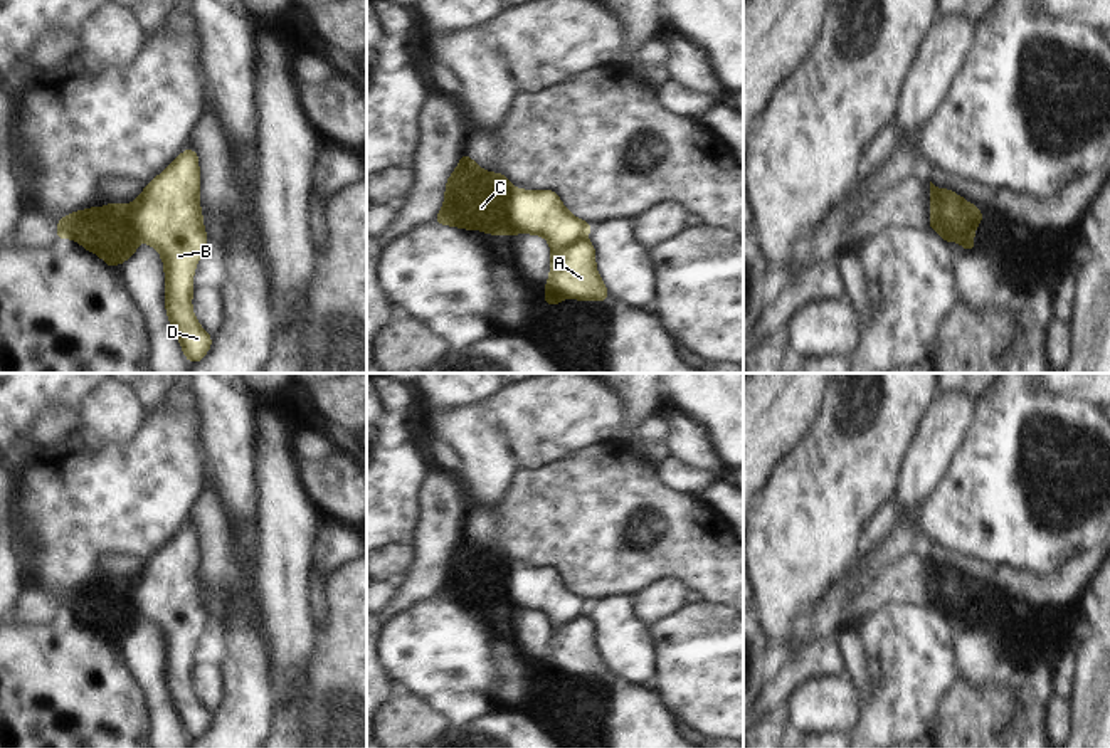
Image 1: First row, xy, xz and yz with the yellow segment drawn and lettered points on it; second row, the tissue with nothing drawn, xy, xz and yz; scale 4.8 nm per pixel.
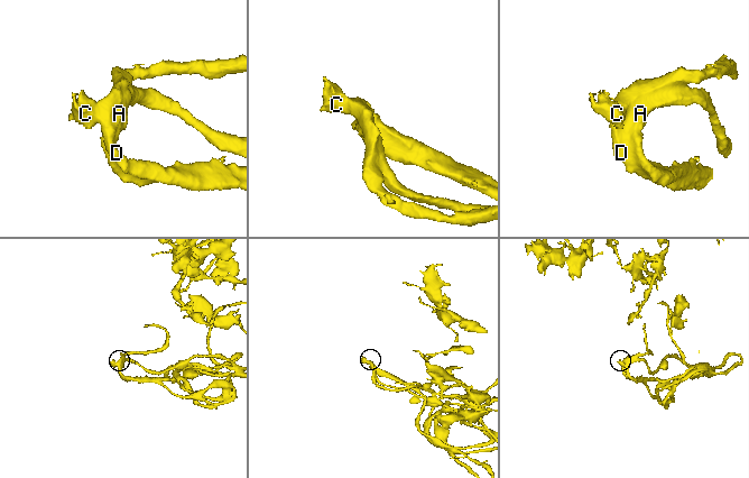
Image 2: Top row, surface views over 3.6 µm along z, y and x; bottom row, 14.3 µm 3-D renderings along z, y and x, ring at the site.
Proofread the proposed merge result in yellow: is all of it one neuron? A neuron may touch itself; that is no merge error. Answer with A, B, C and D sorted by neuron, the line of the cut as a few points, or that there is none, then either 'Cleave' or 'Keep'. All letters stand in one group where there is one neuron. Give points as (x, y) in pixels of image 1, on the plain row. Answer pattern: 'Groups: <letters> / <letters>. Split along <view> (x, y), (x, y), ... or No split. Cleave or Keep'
Groups: A B D / C. Split along yz (937, 567), (939, 602), (954, 614). Cleave

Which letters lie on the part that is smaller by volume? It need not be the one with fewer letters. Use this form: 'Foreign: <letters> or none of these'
Foreign: C

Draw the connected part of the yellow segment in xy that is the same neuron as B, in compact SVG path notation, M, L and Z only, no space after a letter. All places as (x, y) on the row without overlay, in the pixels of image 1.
M188 523L131 580L140 617L153 622L165 642L165 682L190 740L200 738L212 713L192 687L192 654L209 619L200 590L198 533Z

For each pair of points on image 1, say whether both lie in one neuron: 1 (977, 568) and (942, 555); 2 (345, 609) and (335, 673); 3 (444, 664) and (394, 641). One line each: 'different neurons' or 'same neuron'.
1: same neuron
2: same neuron
3: same neuron

